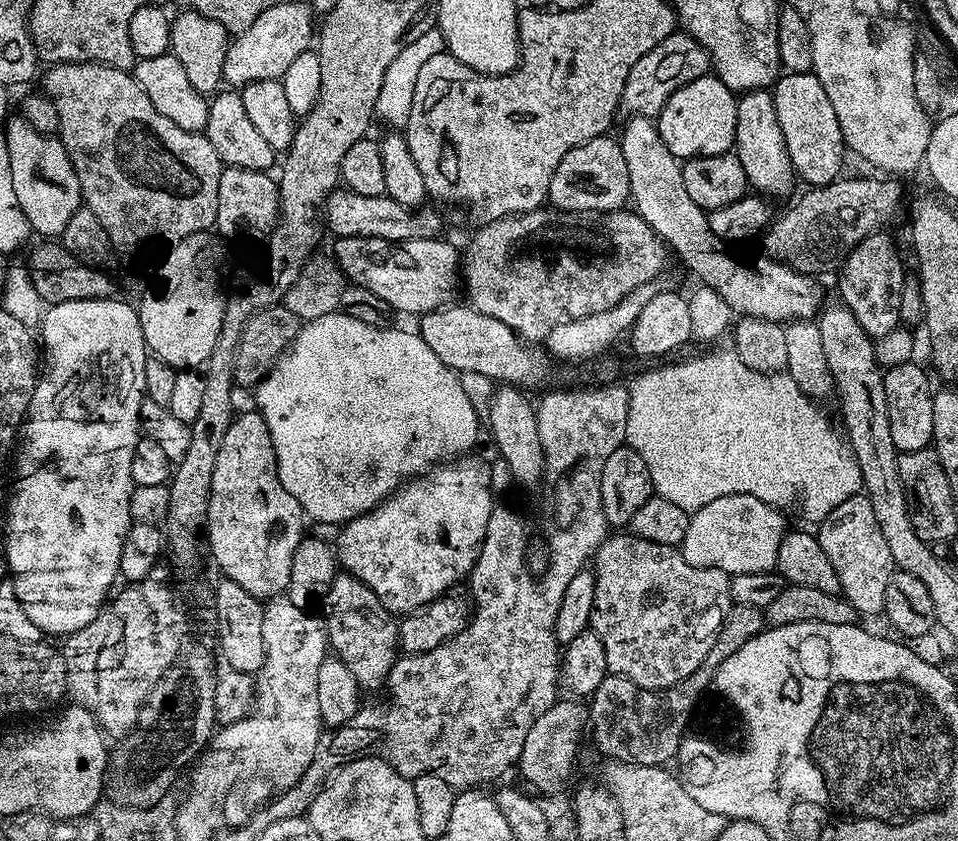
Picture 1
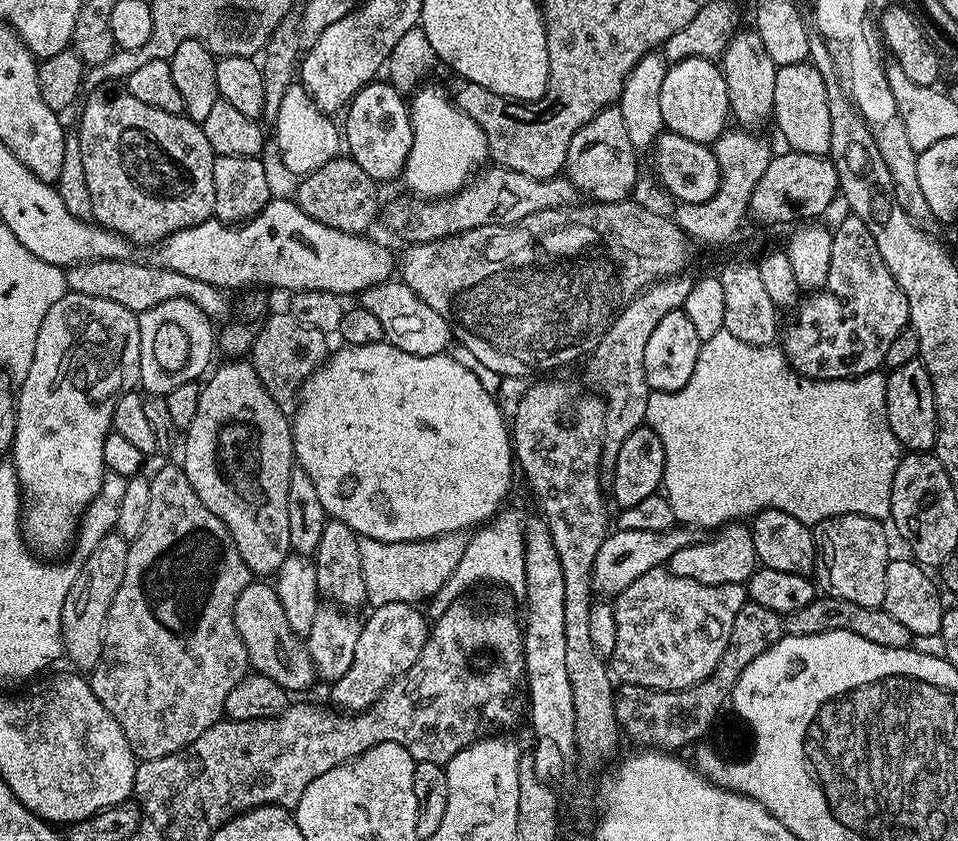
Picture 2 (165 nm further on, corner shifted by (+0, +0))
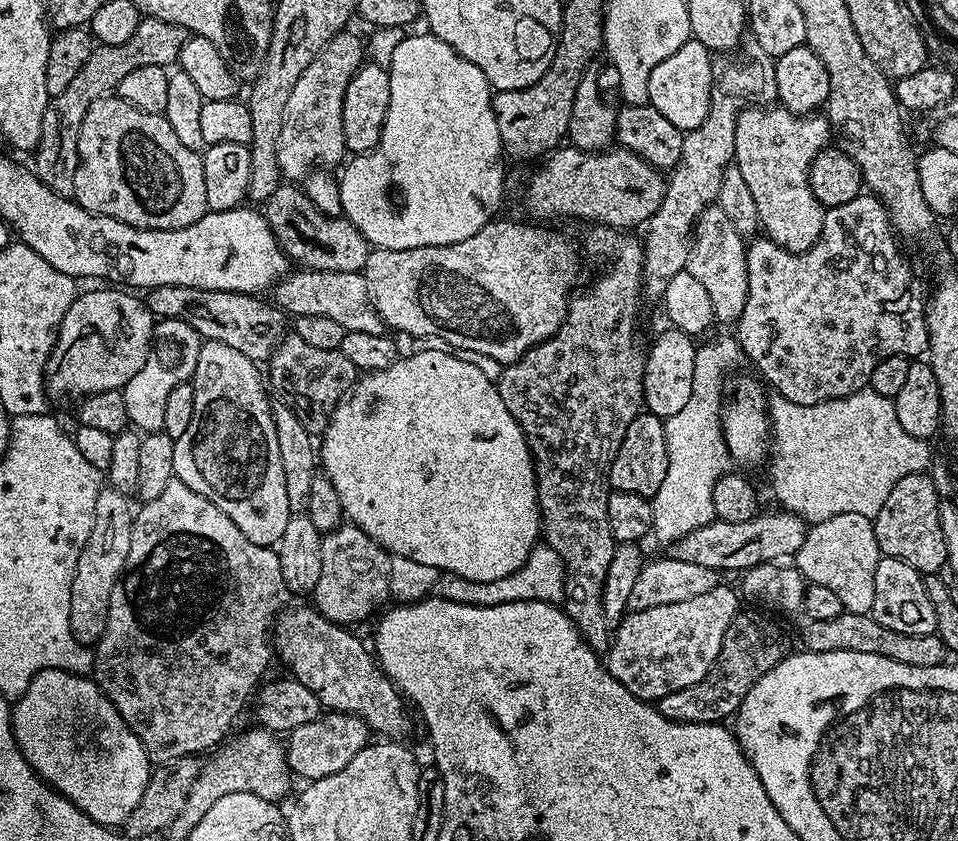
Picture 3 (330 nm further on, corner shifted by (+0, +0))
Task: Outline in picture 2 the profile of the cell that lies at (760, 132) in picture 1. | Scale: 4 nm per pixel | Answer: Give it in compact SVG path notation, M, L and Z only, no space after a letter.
M755 30L737 31L726 46L724 55L719 61L720 71L726 78L726 94L728 110L733 121L736 120L741 129L760 130L764 123L773 119L774 110L774 78L777 65L770 54L766 54L766 46L762 46L762 38L758 38Z

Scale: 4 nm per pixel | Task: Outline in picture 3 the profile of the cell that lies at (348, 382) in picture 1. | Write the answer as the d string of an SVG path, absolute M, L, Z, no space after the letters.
M426 350L411 353L407 358L409 360L398 358L377 372L363 373L348 389L348 395L337 402L318 444L319 467L323 475L330 478L334 490L338 490L338 502L342 502L344 516L366 534L370 534L370 538L374 538L374 542L381 544L393 557L432 566L441 573L461 576L474 583L496 582L507 575L514 575L542 536L536 463L532 461L532 452L524 440L524 431L518 426L514 414L506 410L506 402L502 402L493 378L485 378L475 366L470 366L470 362L464 360L463 355L452 350Z

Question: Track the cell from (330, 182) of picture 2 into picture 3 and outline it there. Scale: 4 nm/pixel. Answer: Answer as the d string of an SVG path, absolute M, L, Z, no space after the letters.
M282 182L278 190L274 190L274 194L270 194L270 198L263 201L262 211L274 238L280 244L280 249L293 265L314 272L334 270L363 273L370 251L368 239L352 223L345 220L343 215L328 217L318 210L303 187L292 182Z

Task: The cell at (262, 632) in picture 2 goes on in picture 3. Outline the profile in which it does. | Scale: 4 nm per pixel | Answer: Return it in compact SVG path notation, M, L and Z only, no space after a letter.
M315 607L292 608L280 613L274 621L274 652L286 667L289 668L291 679L297 680L306 686L306 690L312 690L321 709L329 712L350 712L358 718L362 718L368 724L373 733L381 732L381 737L396 742L412 728L412 720L404 709L405 697L399 688L392 683L374 659L373 653L355 636L355 631L347 627L335 624L327 620Z

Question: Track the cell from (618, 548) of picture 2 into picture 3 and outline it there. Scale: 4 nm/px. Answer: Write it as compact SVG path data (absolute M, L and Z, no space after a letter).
M761 511L746 522L711 520L706 526L698 526L698 530L690 530L690 534L677 540L671 545L670 554L675 560L695 562L697 566L706 566L717 574L743 574L759 564L770 564L795 557L806 538L809 525L798 514L775 511Z

